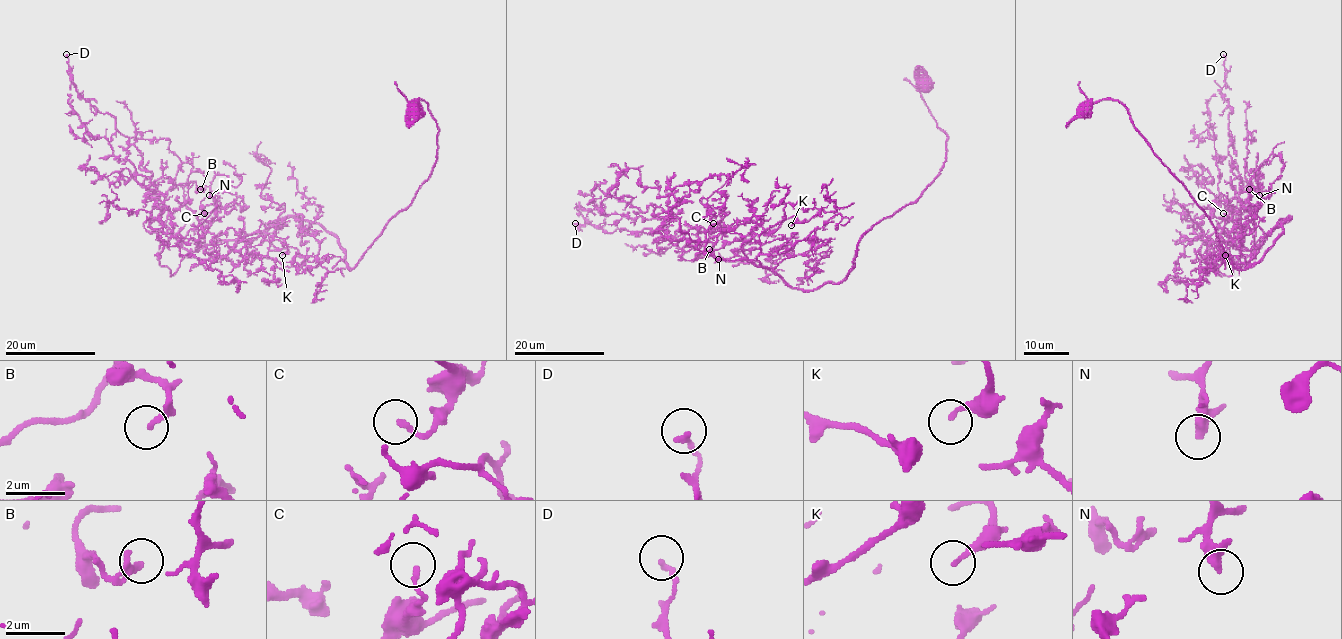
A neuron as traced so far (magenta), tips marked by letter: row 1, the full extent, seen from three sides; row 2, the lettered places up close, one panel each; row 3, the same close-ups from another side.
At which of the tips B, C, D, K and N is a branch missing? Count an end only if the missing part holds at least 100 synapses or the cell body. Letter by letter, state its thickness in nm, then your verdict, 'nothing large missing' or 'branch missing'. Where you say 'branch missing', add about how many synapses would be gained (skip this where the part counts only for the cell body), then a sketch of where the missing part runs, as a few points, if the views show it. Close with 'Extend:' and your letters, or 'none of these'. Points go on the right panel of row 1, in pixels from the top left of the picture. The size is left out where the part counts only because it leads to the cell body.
B: 200 nm | nothing large missing
C: 150 nm | nothing large missing
D: 180 nm | nothing large missing
K: 160 nm | nothing large missing
N: 240 nm | nothing large missing
Extend: none of these

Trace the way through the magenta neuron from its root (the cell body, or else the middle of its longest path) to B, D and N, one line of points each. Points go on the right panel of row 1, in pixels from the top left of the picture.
B: (1084, 111), (1102, 100), (1126, 109), (1241, 270), (1290, 219), (1257, 244), (1261, 190), (1239, 184), (1249, 189)
D: (1084, 111), (1118, 101), (1229, 260), (1251, 268), (1290, 218), (1241, 254), (1223, 54)
N: (1084, 111), (1102, 100), (1126, 109), (1241, 270), (1290, 219), (1257, 244), (1241, 208), (1255, 175), (1259, 195)

